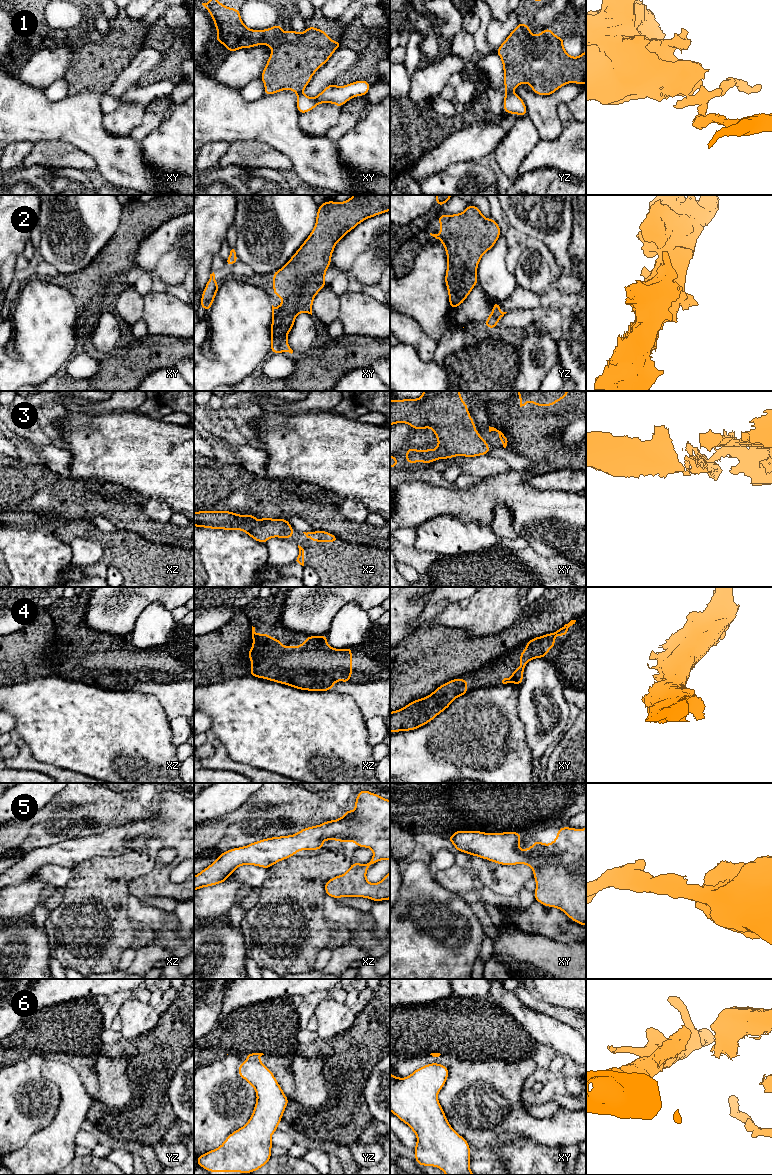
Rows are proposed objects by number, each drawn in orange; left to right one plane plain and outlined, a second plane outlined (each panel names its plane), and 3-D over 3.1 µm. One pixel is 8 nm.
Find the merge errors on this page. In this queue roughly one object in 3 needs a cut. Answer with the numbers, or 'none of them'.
1, 6

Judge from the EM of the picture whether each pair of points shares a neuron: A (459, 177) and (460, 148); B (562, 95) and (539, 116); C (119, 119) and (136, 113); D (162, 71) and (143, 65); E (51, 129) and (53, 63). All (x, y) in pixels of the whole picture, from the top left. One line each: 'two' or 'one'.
A: two
B: one
C: one
D: two
E: two

